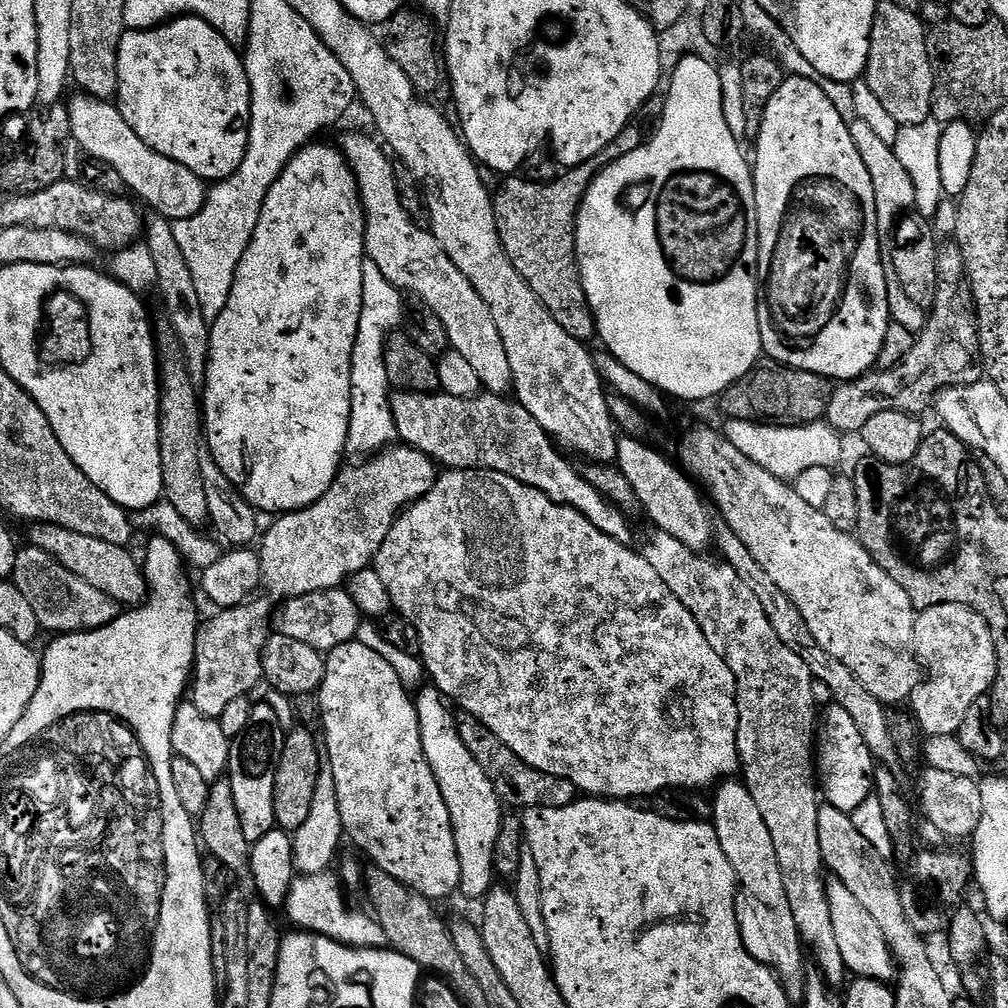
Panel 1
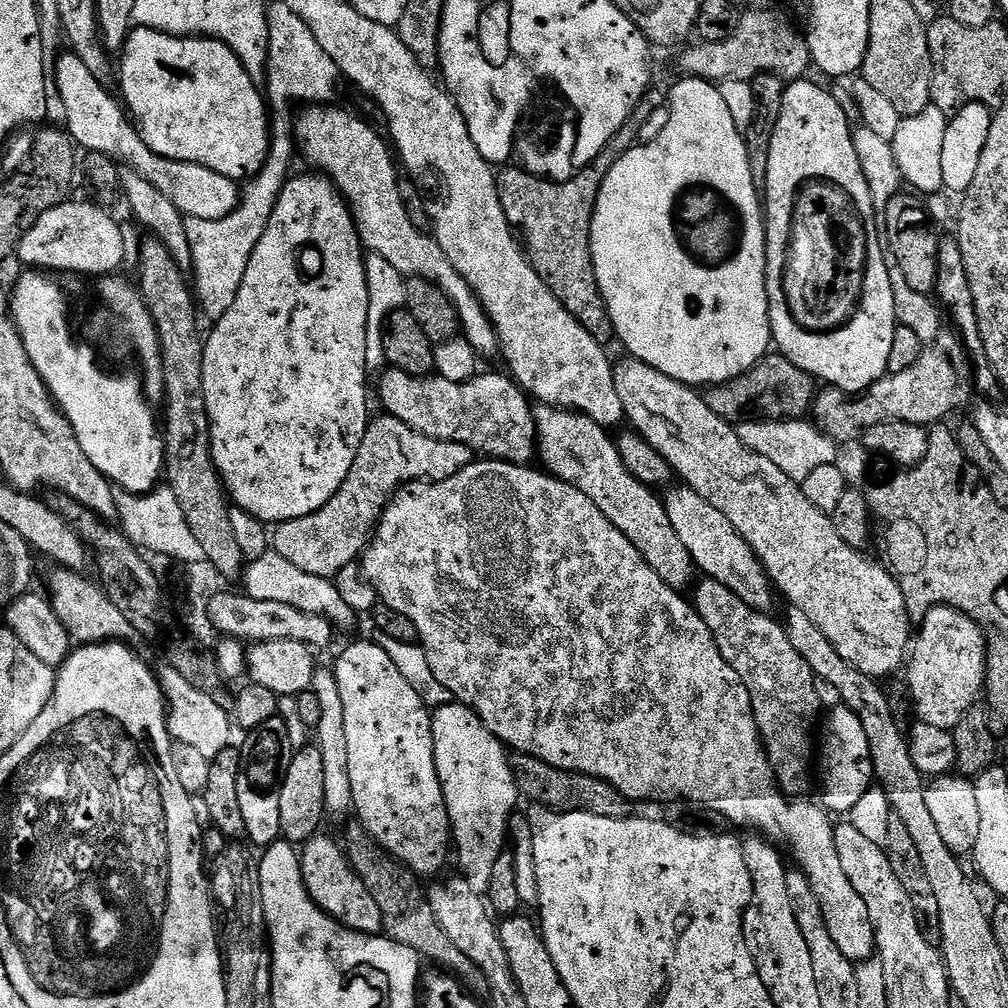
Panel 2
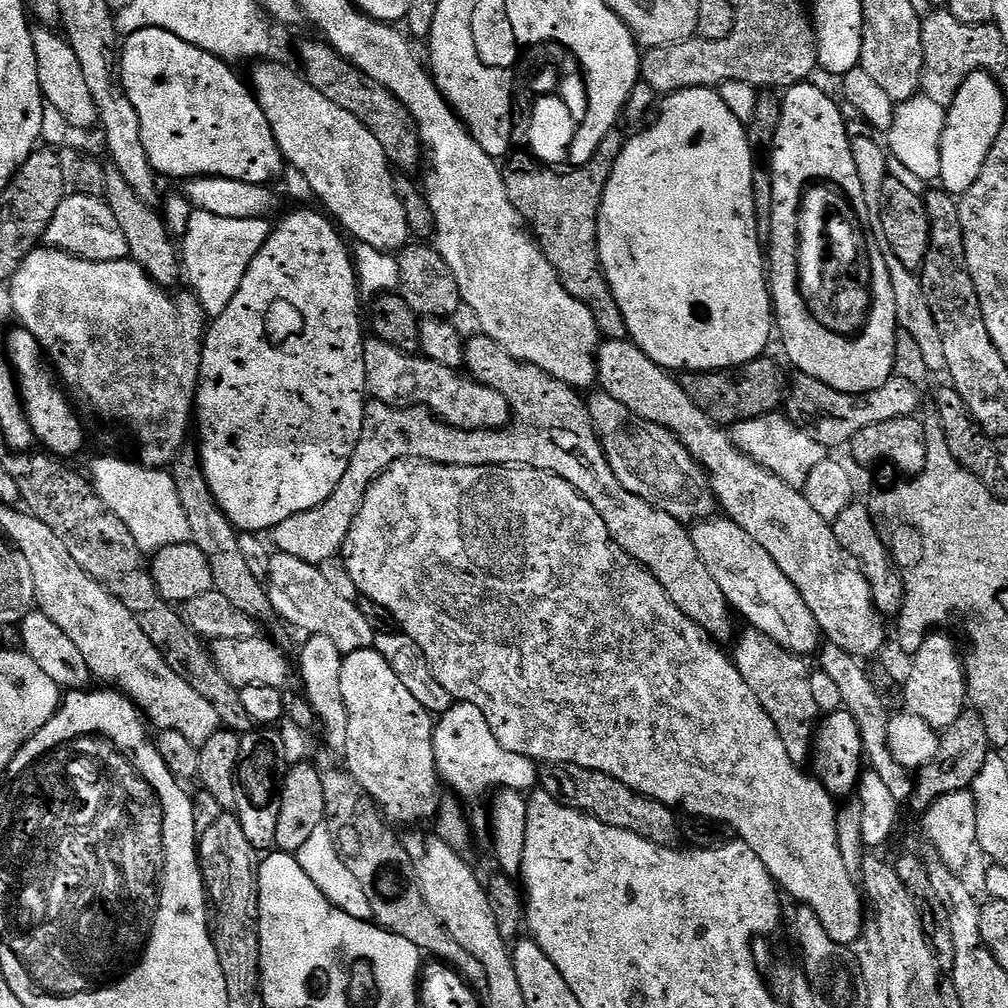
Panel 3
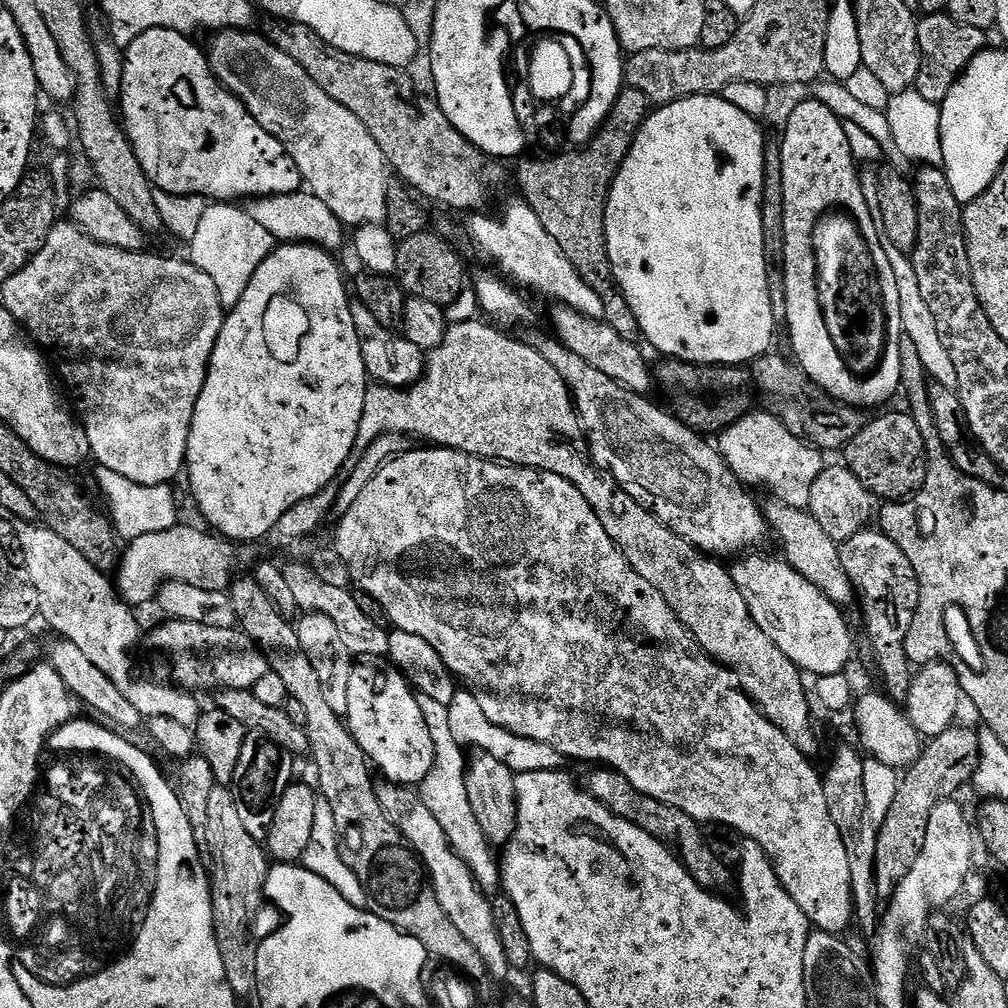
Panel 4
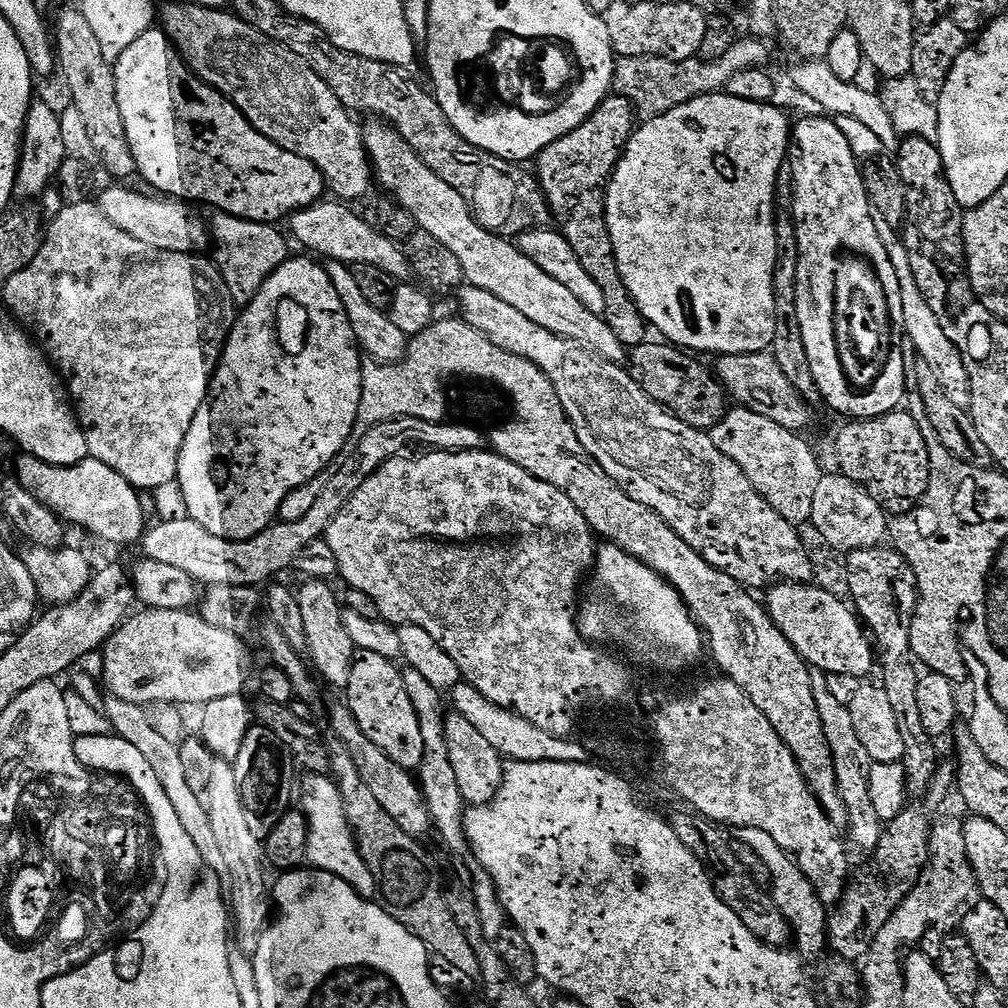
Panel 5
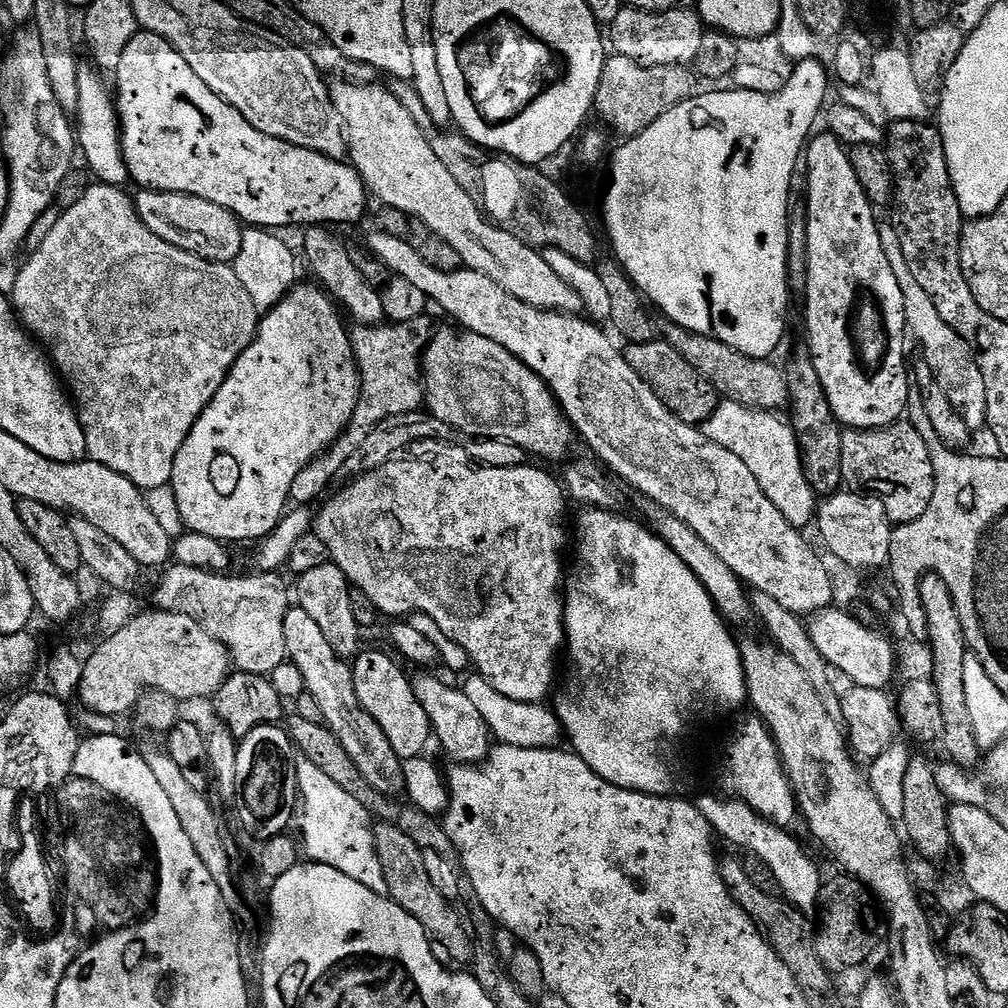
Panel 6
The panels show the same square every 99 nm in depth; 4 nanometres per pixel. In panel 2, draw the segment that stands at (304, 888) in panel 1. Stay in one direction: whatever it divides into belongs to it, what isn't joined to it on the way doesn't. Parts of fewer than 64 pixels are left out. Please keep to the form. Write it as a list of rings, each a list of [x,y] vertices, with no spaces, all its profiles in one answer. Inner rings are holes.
[[[313,835],[303,845],[304,853],[301,851],[298,856],[308,895],[329,916],[339,920],[345,928],[351,928],[354,932],[381,933],[383,931],[382,910],[378,908],[374,898],[367,892],[366,886],[356,876],[337,841],[320,835]]]

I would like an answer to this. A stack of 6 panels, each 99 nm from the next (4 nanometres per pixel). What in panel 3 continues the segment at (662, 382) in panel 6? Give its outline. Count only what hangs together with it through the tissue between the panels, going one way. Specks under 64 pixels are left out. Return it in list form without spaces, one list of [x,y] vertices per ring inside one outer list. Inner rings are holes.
[[[761,358],[740,365],[740,376],[734,378],[734,386],[728,378],[727,370],[690,372],[683,377],[682,385],[686,394],[693,399],[694,406],[698,406],[698,410],[702,410],[702,414],[709,416],[718,426],[731,426],[759,416],[771,416],[785,407],[790,376],[778,364],[768,359]]]

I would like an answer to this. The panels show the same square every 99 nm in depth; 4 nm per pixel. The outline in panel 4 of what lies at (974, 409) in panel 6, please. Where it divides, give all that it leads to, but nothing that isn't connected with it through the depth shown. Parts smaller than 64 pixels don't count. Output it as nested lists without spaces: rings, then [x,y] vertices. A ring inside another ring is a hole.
[[[883,231],[880,234],[880,241],[882,250],[886,250],[886,258],[894,270],[894,282],[896,283],[894,294],[898,298],[899,327],[903,335],[909,336],[914,341],[914,346],[918,349],[918,358],[922,358],[922,366],[928,371],[929,381],[953,390],[958,389],[958,370],[954,370],[950,350],[942,346],[942,338],[938,335],[938,322],[934,322],[934,314],[930,314],[930,306],[926,306],[925,300],[922,299],[922,290],[918,287],[918,274],[914,274],[911,255],[898,250],[898,245],[893,244],[891,238]]]

